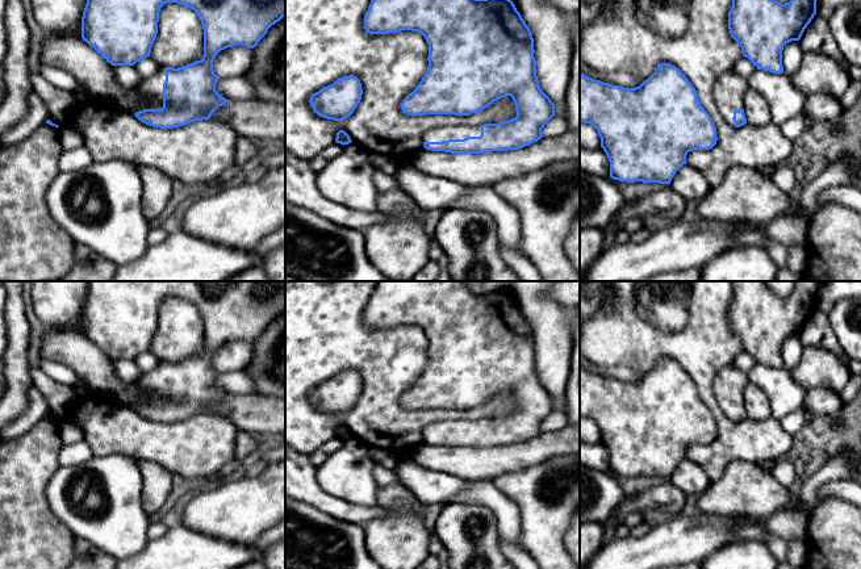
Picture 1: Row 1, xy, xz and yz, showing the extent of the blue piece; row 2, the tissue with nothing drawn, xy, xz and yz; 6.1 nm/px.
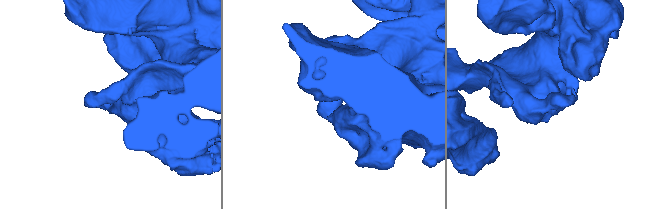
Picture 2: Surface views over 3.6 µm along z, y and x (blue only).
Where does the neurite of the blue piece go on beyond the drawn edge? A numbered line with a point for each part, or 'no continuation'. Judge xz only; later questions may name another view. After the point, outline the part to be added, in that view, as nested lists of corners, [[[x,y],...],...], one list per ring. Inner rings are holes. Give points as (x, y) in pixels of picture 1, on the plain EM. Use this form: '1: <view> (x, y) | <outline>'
1: xz (438, 429) | [[[481,419],[477,421],[443,421],[427,424],[423,436],[442,436],[448,434],[464,434],[467,431],[480,431]]]

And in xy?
1: xy (153, 381) | [[[166,361],[150,371],[145,376],[135,381],[134,384],[139,385],[142,389],[151,393],[149,403],[162,403],[163,402],[163,377],[166,375]]]

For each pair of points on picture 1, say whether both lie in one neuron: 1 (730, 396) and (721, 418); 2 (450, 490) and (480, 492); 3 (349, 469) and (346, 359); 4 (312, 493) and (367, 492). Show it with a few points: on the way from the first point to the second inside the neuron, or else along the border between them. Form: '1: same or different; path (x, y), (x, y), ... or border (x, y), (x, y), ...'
1: different; border (713, 384), (721, 410), (730, 419), (744, 419)
2: different; border (480, 481), (463, 490), (455, 502)
3: different; border (352, 435), (364, 442)
4: different; border (316, 467), (316, 480), (327, 493), (356, 505)

